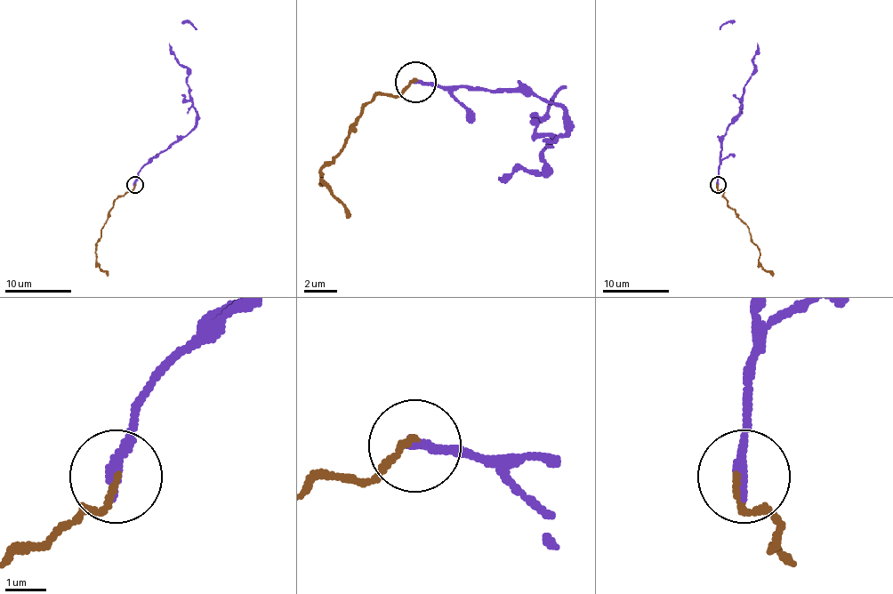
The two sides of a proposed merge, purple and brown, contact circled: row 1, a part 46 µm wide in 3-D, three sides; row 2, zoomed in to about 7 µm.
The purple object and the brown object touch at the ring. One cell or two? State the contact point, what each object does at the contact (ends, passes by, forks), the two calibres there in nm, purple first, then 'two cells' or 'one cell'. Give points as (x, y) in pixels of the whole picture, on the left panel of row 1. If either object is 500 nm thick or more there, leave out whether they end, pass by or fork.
place (134, 184); purple ends; brown ends; calibres 280 and 160 nm; two cells

